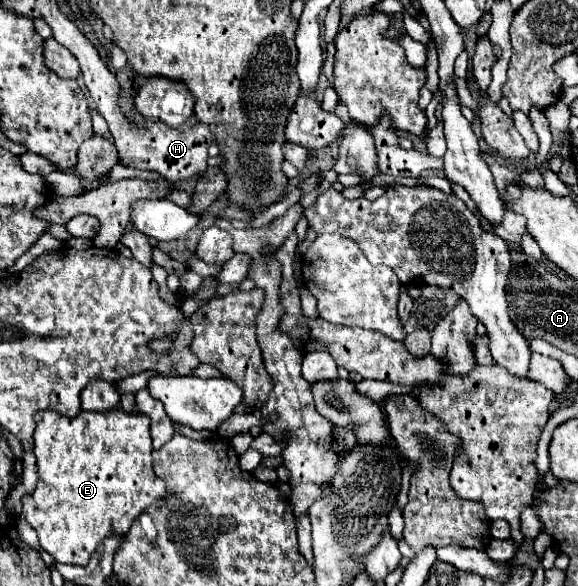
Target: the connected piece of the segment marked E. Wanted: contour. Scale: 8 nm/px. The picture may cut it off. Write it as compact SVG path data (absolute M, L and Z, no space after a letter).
M114 409L114 411L106 411L106 413L88 413L88 411L82 411L78 417L74 419L68 419L68 417L62 417L58 413L38 413L36 415L36 431L34 431L34 455L38 459L38 485L36 485L36 491L32 495L26 495L22 497L22 517L34 527L34 531L38 533L38 541L40 541L40 547L50 553L58 563L70 563L70 565L86 565L94 553L94 549L100 545L102 539L118 533L120 537L124 537L128 531L130 531L130 525L134 523L134 519L138 519L152 503L156 503L158 499L164 499L166 497L166 487L164 487L164 481L158 479L152 471L152 437L150 437L150 419L140 415L140 413L132 413L132 415L126 415L124 411L120 409Z

